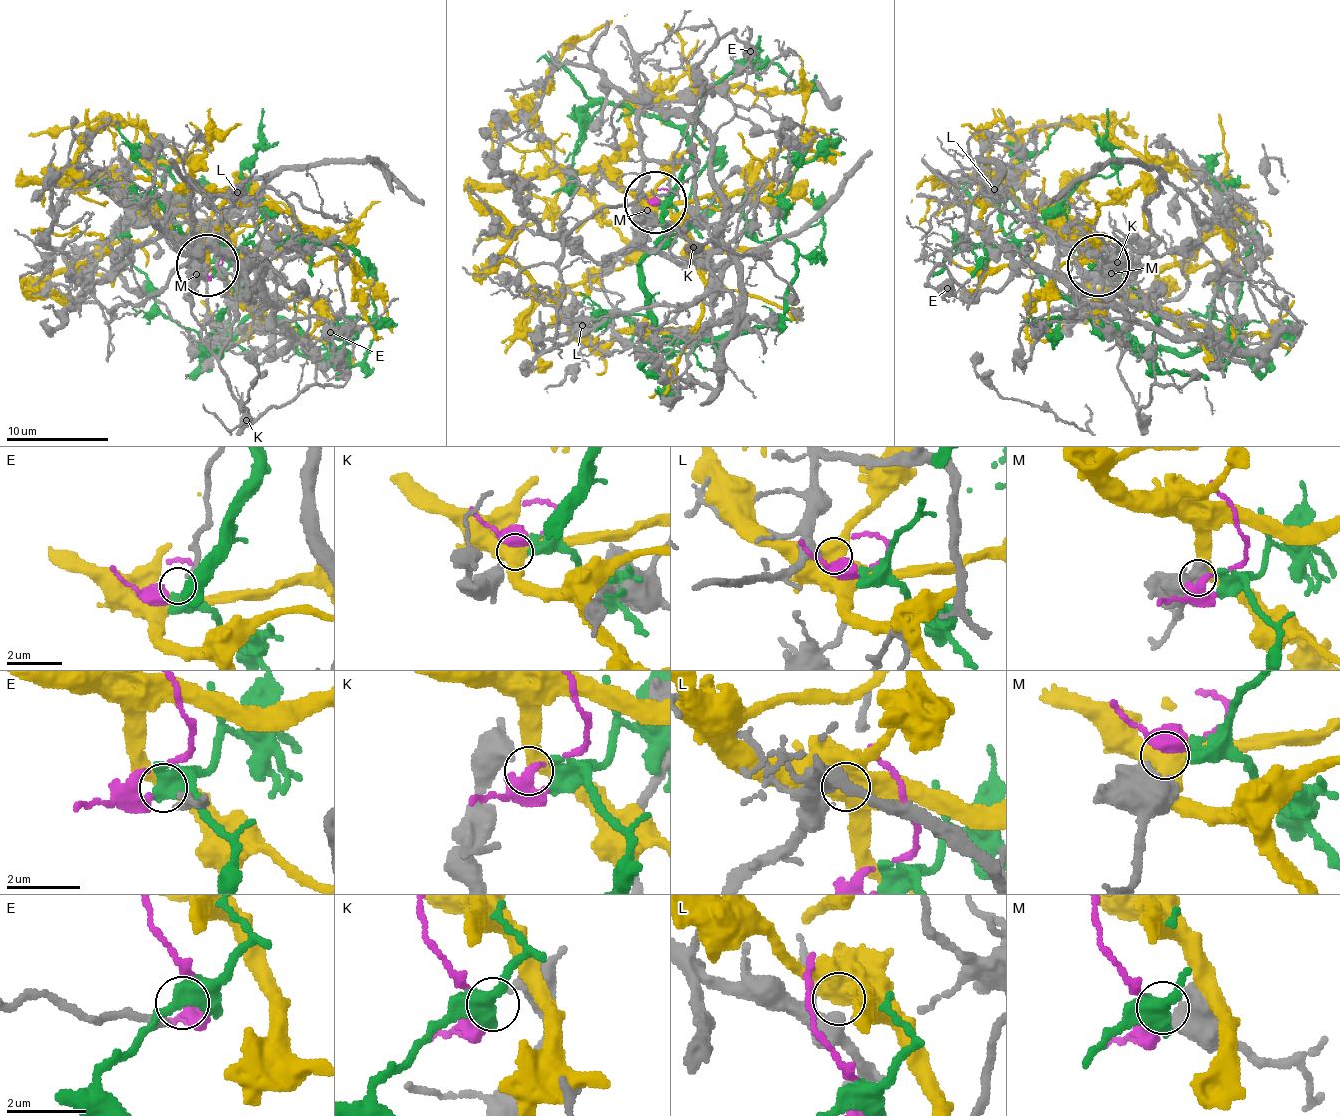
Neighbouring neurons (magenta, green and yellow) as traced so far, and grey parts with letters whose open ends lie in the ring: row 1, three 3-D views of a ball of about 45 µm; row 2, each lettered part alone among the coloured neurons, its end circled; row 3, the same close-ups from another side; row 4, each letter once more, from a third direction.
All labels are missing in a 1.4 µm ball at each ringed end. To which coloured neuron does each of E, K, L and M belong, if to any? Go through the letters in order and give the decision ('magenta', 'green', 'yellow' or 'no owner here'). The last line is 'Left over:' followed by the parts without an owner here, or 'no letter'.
E: no owner here
K: magenta
L: no owner here
M: green
Left over: E, L

